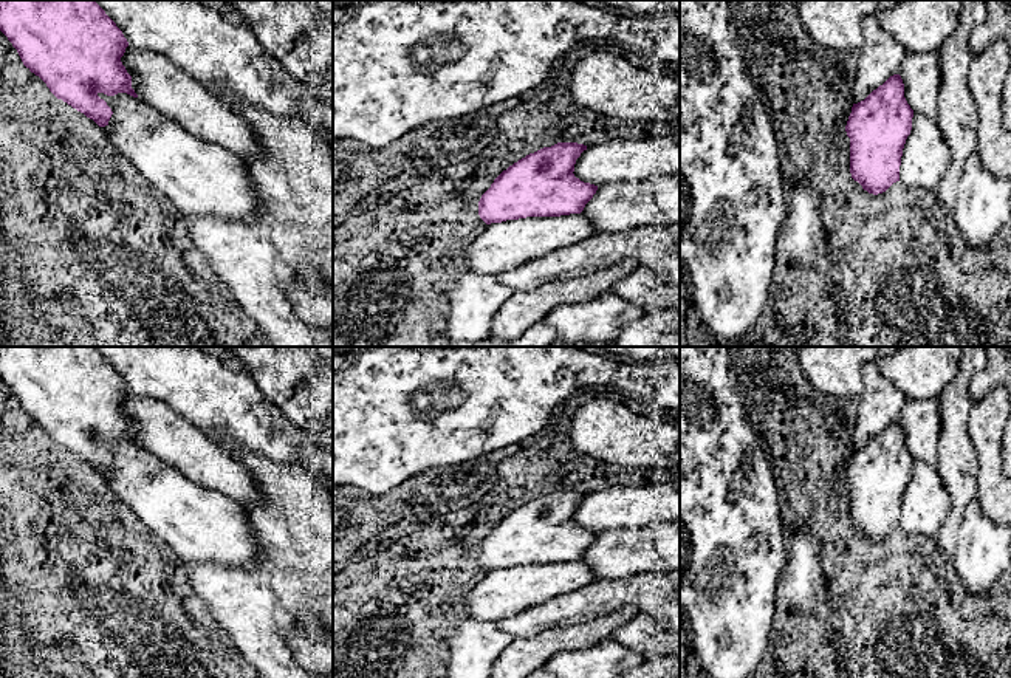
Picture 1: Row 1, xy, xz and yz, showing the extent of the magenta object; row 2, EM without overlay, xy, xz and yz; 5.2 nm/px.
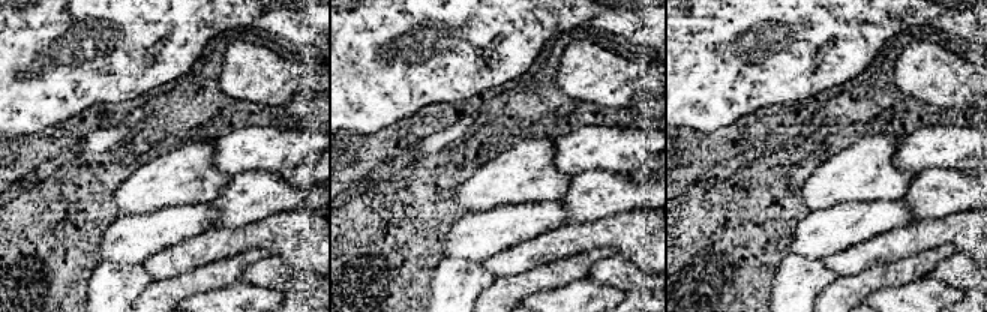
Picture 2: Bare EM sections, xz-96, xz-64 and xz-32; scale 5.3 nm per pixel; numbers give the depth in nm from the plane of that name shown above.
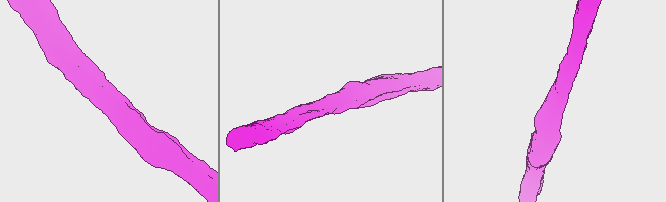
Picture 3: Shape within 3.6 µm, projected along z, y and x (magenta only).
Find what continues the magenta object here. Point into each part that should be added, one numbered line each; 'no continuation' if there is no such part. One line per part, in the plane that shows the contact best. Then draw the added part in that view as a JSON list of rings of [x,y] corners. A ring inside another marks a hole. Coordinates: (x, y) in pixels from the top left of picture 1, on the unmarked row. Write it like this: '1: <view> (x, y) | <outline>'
1: xz (502, 593) | [[[582,559],[491,570],[469,593],[468,616],[497,622],[553,598],[577,591],[593,580],[595,574]]]

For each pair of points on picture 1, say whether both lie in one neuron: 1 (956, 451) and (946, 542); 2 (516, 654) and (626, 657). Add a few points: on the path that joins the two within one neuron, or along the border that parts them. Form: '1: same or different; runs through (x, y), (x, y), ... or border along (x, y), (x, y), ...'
1: same; runs through (957, 474), (959, 508), (954, 519)
2: same; runs through (544, 654), (598, 657)

